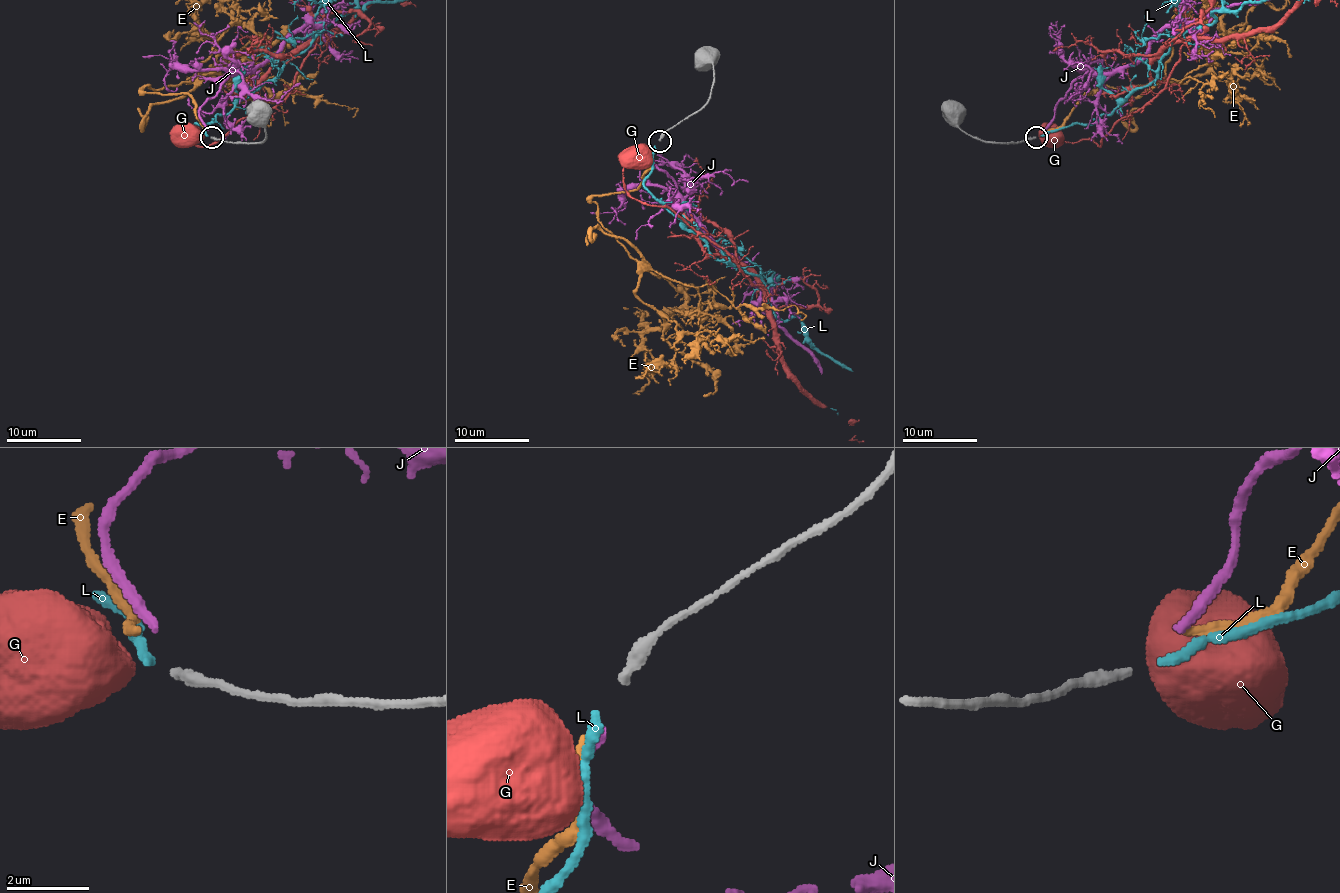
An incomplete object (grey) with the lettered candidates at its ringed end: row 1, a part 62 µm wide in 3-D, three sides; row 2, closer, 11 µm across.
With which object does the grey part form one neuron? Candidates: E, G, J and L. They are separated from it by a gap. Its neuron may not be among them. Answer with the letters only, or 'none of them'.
none of them

